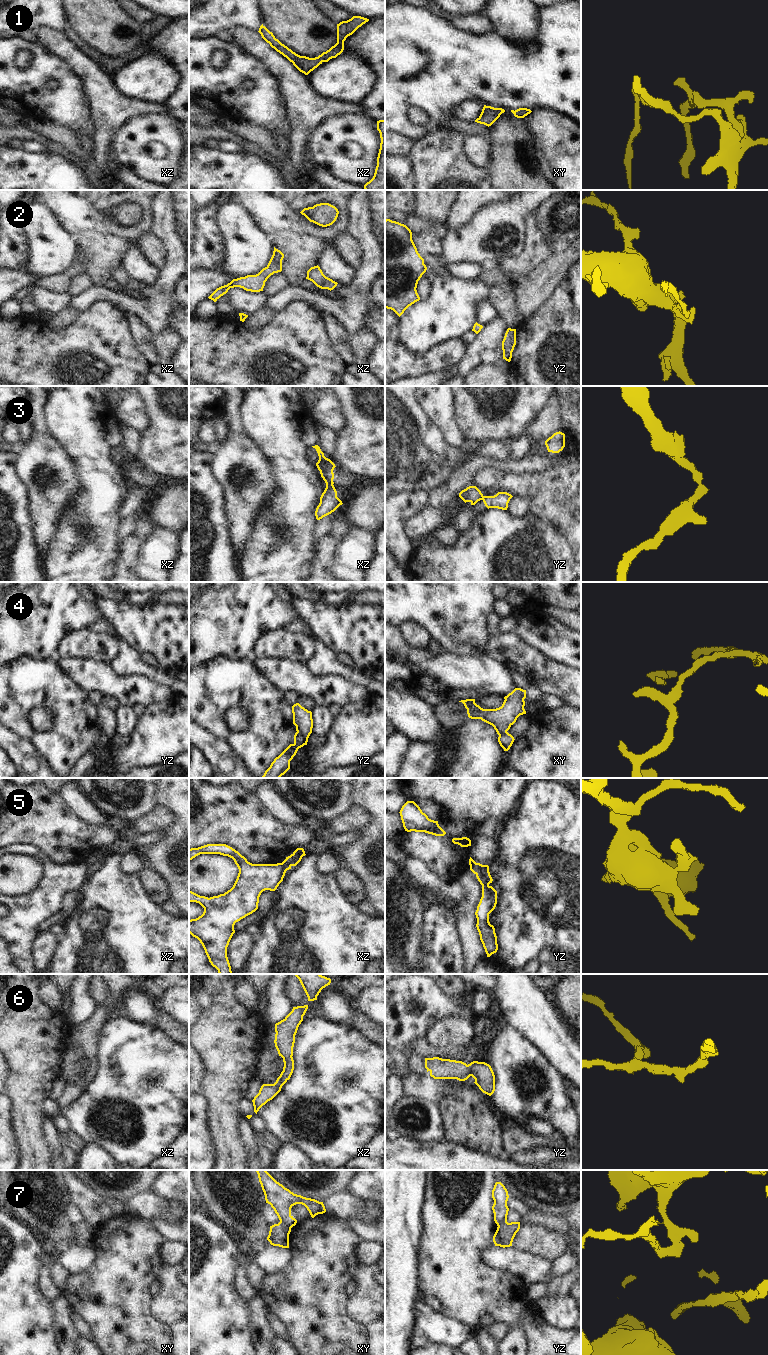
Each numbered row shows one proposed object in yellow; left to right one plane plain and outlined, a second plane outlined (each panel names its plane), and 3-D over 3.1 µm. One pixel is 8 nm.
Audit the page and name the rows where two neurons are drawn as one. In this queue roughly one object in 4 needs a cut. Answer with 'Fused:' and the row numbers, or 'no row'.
Fused: 3, 4, 5, 7

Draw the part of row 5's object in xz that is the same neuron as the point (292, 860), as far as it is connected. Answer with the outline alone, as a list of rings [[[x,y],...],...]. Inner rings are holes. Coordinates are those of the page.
[[[297,848],[290,856],[286,857],[286,859],[282,862],[285,870],[291,869],[292,866],[296,866],[305,856],[305,851],[303,848]]]

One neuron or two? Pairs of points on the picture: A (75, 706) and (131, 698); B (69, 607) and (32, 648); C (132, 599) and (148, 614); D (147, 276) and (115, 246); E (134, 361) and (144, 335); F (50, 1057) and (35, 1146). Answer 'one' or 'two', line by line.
A: two
B: one
C: two
D: two
E: two
F: one

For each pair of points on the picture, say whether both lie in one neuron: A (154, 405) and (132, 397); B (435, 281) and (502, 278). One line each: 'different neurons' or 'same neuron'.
A: different neurons
B: different neurons

